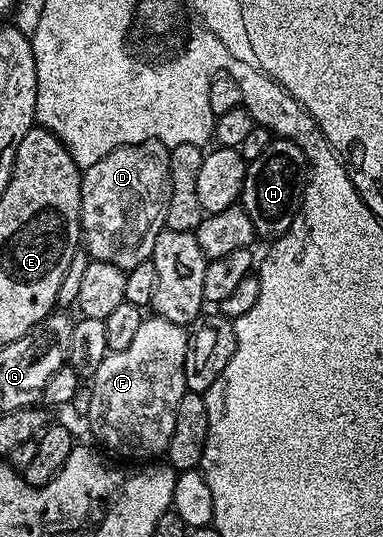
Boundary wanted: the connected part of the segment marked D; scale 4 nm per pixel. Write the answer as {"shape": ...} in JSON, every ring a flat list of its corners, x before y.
{"shape":[[160,142,120,146,102,156,98,164,83,167,80,232,89,259,109,262,125,272,151,259,154,240,166,229,164,221,170,204,168,152,169,147]]}

